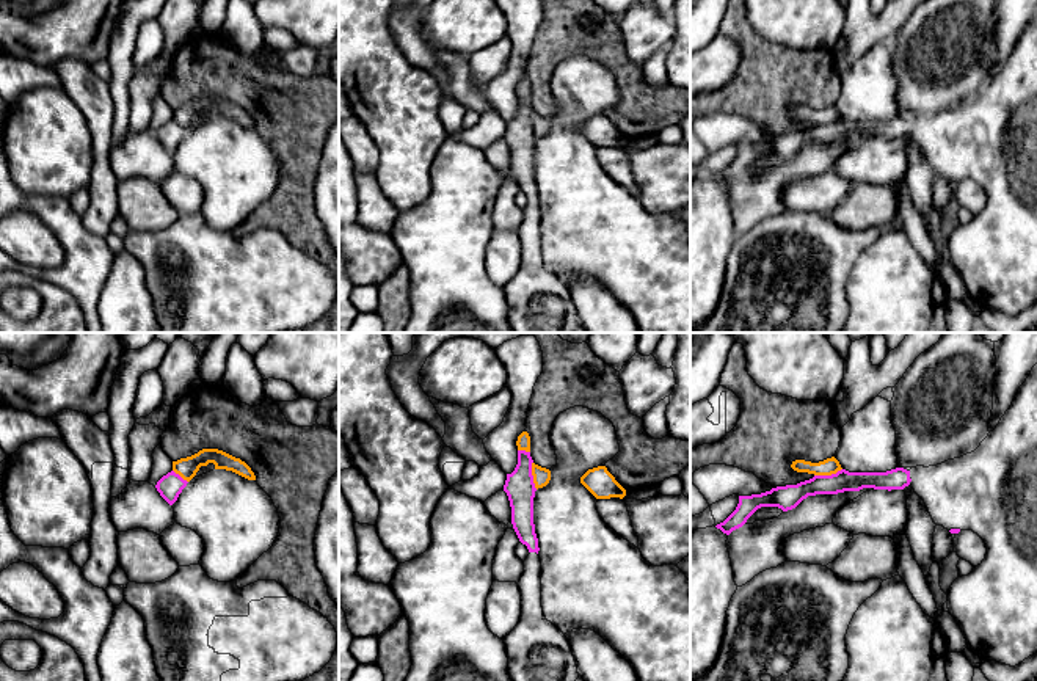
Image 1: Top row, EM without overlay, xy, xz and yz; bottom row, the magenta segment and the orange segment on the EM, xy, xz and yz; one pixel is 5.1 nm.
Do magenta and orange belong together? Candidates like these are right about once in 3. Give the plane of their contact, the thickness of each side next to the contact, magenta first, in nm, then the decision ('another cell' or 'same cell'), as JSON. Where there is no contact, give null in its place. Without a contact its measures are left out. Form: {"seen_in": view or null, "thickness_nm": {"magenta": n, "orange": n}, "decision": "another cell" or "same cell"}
{"seen_in": "yz", "thickness_nm": {"magenta": 130, "orange": 90}, "decision": "another cell"}

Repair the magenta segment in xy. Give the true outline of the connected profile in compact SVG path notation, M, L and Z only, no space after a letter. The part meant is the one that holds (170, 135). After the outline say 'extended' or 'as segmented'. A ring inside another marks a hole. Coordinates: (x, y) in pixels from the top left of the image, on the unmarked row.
M174 119L168 121L166 124L163 124L155 137L160 141L160 144L169 152L173 154L179 143L182 141L182 138L187 135L187 129L184 129L179 122L176 122Z; as segmented

